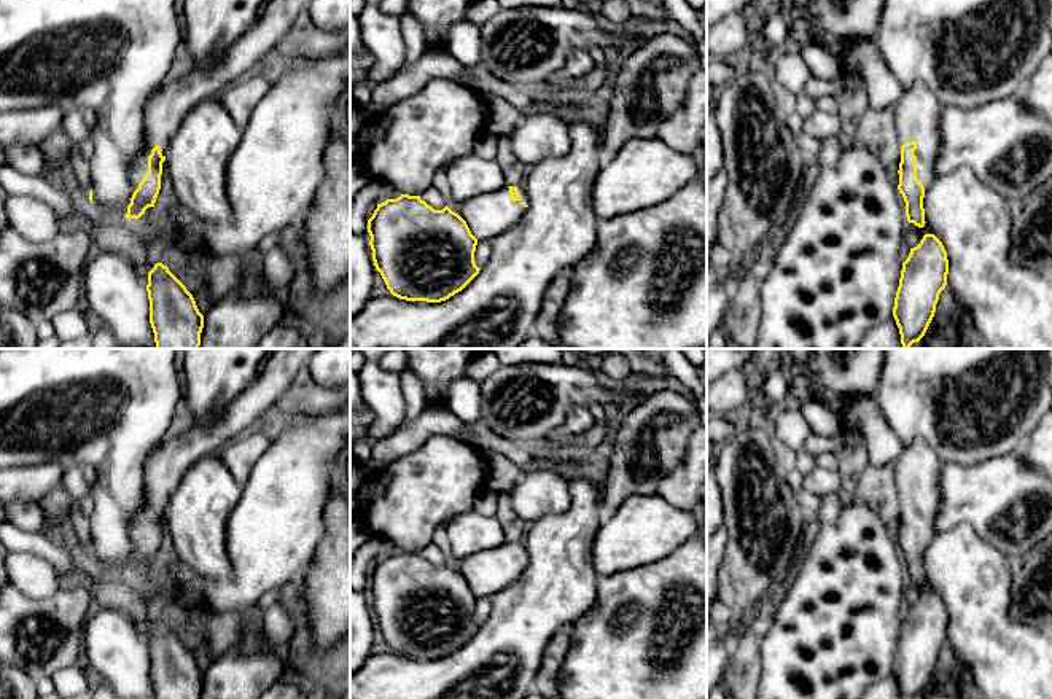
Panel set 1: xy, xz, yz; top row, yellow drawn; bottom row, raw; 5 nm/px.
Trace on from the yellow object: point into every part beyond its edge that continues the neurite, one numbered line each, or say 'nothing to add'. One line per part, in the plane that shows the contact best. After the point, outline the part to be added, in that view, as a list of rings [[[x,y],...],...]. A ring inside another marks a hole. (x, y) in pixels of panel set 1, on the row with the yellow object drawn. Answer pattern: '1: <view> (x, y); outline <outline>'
1: yz (917, 113); outline [[[923,83],[904,89],[893,107],[899,146],[915,142],[917,178],[925,191],[936,180],[936,161],[941,151],[939,118],[941,103]]]

